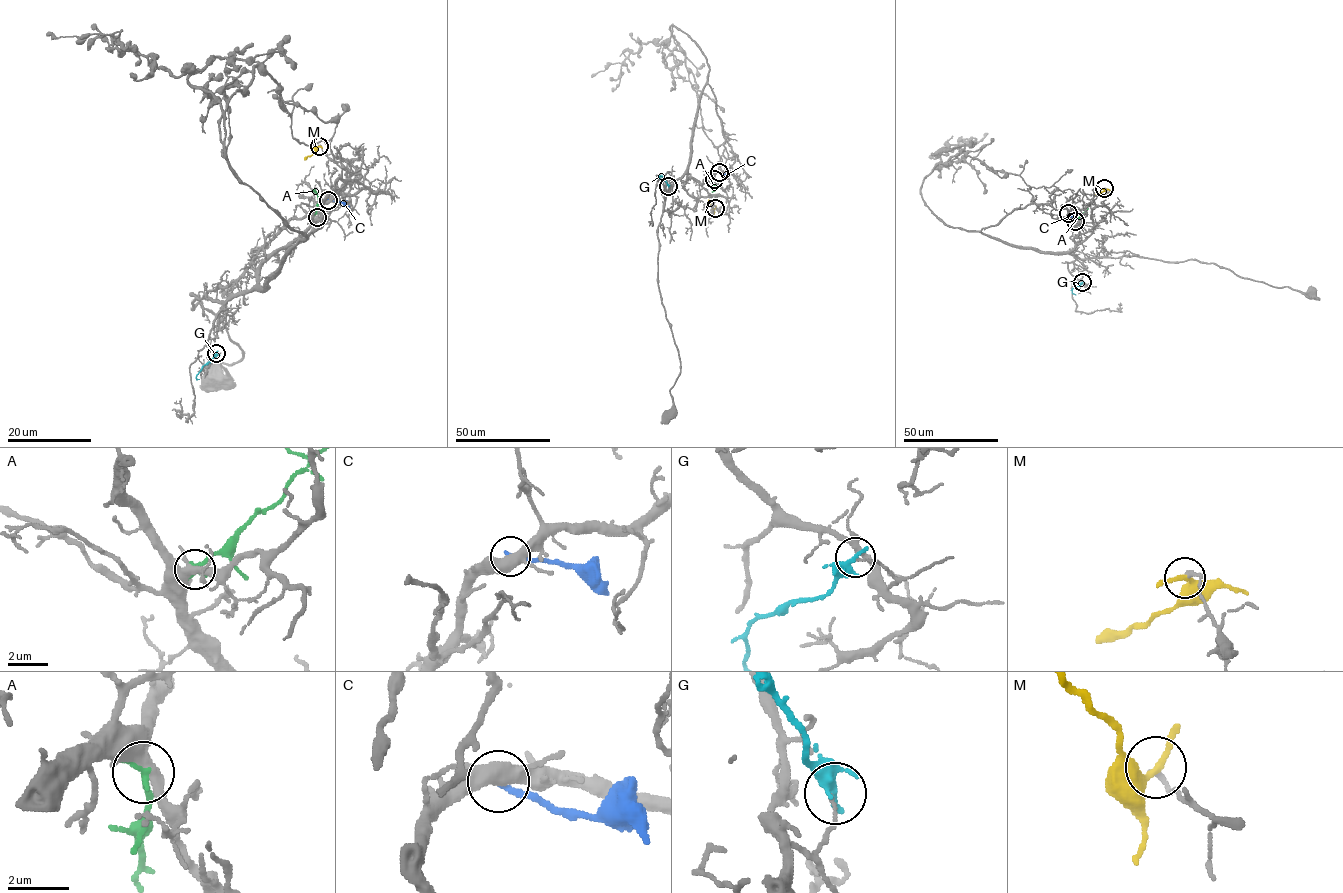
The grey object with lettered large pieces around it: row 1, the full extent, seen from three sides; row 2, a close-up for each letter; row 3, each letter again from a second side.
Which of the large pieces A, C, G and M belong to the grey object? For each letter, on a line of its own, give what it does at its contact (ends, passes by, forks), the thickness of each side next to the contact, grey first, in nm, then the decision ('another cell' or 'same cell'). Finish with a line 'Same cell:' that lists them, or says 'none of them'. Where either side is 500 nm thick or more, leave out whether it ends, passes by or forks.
A: it ends | 360/280 nm | another cell
C: it ends | 480/200 nm | another cell
G: it passes by | 90/280 nm | another cell
M: it passes by | 180/280 nm | another cell
Same cell: none of them

